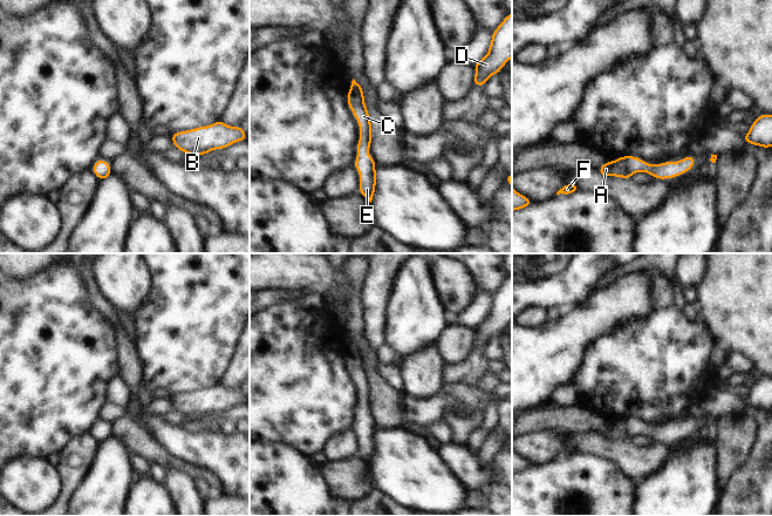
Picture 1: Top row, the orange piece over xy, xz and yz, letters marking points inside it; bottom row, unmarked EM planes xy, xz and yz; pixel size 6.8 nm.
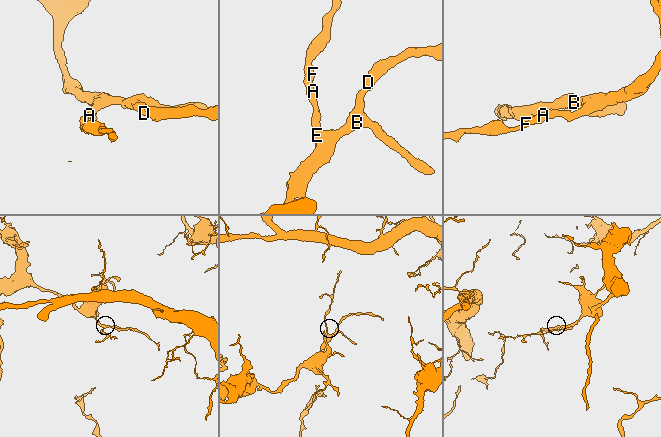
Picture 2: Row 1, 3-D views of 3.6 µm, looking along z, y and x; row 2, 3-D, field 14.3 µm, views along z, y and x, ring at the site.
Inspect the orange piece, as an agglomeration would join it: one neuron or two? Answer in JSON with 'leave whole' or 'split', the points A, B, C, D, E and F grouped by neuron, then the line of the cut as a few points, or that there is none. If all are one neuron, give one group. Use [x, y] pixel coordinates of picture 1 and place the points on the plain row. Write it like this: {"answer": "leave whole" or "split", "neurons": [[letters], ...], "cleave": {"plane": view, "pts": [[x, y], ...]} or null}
{"answer": "leave whole", "neurons": [["A", "B", "C", "D", "E", "F"]], "cleave": null}

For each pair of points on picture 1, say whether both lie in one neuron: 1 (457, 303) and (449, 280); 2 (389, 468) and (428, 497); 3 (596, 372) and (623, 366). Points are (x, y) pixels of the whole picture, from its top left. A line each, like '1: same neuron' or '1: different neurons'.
1: same neuron
2: same neuron
3: same neuron

